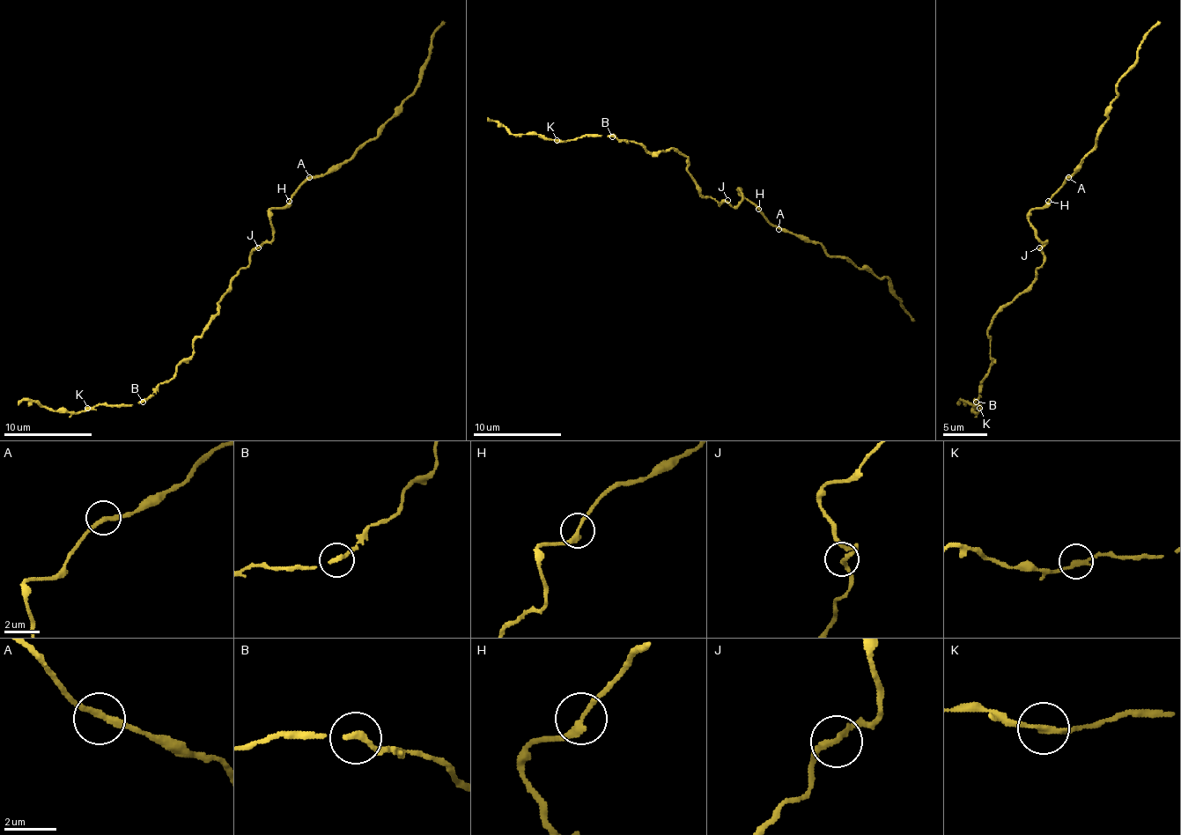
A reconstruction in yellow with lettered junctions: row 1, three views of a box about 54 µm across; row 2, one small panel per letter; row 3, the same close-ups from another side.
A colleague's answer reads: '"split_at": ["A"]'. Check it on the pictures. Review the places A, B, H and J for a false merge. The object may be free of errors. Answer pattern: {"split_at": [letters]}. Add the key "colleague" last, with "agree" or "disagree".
{"split_at": [], "colleague": "disagree"}

